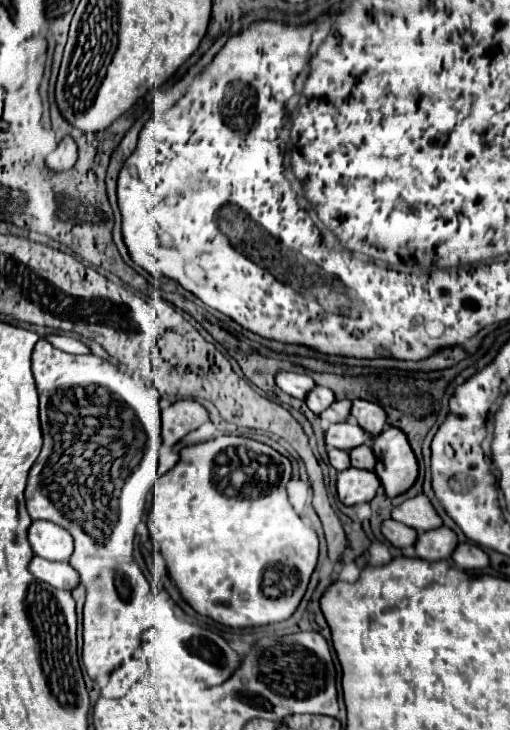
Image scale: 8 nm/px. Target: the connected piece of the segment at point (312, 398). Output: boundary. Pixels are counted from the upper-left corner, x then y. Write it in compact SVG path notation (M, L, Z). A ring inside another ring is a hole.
M314 386L312 392L308 392L306 396L306 404L314 414L320 414L322 410L328 408L328 404L334 402L334 394L330 388L322 388L322 386Z

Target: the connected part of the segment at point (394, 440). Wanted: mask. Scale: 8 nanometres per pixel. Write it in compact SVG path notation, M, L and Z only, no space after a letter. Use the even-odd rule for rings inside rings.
M388 426L372 440L372 450L376 456L374 472L380 478L386 494L394 498L406 492L418 476L418 462L406 434L400 428Z

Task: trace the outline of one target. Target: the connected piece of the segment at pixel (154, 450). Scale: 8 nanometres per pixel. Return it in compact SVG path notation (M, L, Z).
M40 338L34 346L34 352L32 352L32 374L34 374L34 380L36 380L36 388L38 388L38 396L40 396L40 424L42 424L42 438L44 438L44 446L42 446L42 452L38 456L38 460L34 462L34 466L30 468L30 474L28 474L28 486L26 486L26 508L28 508L28 514L30 518L38 520L38 518L44 518L44 520L52 520L54 524L66 528L72 538L74 538L74 552L70 556L70 564L72 568L80 574L80 582L82 586L86 588L86 602L84 602L84 650L82 650L82 660L84 660L84 666L88 670L88 676L92 680L102 680L104 676L110 676L112 670L116 670L120 664L124 664L128 658L134 658L138 652L140 652L140 646L142 646L142 634L150 628L150 608L148 608L148 596L150 596L150 584L146 580L146 576L142 574L140 578L140 586L138 586L138 592L136 592L136 582L134 582L134 572L130 572L130 584L128 584L128 570L134 562L134 556L132 556L132 544L134 544L134 534L136 534L136 526L140 524L142 516L144 516L144 504L146 504L146 494L148 490L152 488L154 480L156 480L156 466L158 466L158 450L162 446L162 424L160 424L160 406L158 406L158 400L160 400L160 394L154 386L146 386L144 382L134 382L132 378L120 374L114 366L112 368L88 368L88 385L85 385L84 377L84 366L86 364L110 364L106 360L100 360L92 354L88 356L72 356L72 354L66 354L58 348L54 348L52 344L46 342L46 338Z

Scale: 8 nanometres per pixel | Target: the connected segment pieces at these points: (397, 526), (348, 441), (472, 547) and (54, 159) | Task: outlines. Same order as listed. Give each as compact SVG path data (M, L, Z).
M384 520L382 522L382 536L396 548L404 548L404 546L414 546L416 542L416 530L412 530L410 526L404 526L396 520Z
M354 420L330 424L330 428L326 430L326 444L332 448L350 450L364 444L366 440L368 440L368 434Z
M472 542L458 544L456 550L452 552L452 560L460 570L480 570L480 568L486 568L490 562L488 554Z
M66 136L52 154L48 154L46 158L46 166L52 170L52 172L66 172L70 168L74 168L78 160L78 152L76 152L76 144L70 136Z

